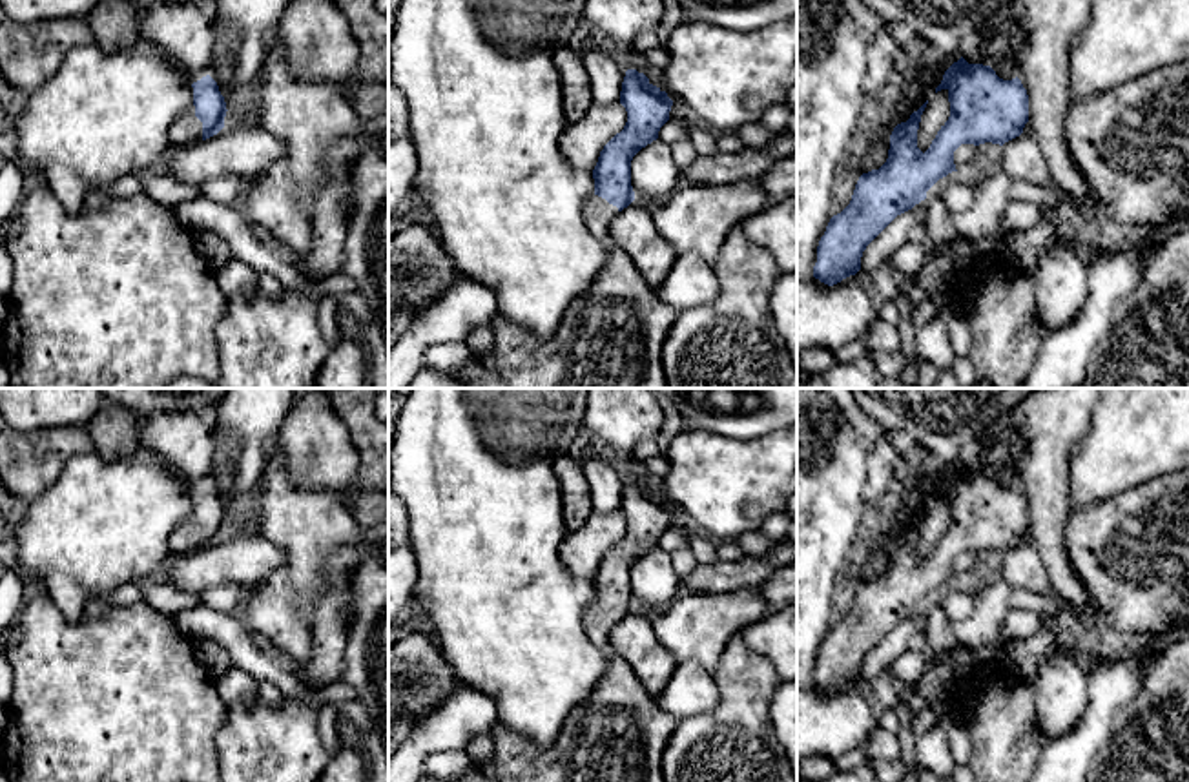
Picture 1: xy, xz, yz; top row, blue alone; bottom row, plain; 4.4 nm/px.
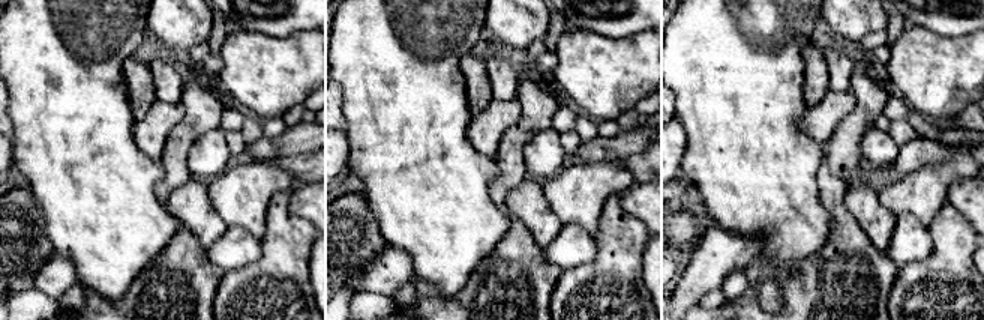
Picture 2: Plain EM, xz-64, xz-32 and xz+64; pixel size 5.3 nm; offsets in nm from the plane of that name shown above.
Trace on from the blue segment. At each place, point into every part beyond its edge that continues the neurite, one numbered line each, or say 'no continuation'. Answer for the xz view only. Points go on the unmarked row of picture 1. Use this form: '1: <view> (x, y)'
1: xz (619, 733)

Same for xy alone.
1: xy (186, 538)

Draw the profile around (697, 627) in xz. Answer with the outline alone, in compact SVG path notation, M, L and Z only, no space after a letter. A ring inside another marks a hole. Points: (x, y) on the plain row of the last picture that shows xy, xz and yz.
M750 587L735 592L684 594L651 616L658 643L677 662L695 660L715 674L728 642L768 612L759 587Z

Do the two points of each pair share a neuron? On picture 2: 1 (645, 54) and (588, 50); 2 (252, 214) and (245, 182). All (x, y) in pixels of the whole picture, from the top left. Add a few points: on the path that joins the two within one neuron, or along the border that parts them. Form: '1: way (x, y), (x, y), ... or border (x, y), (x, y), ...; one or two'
1: way (632, 54), (602, 54); one
2: way (245, 206), (245, 190); one

